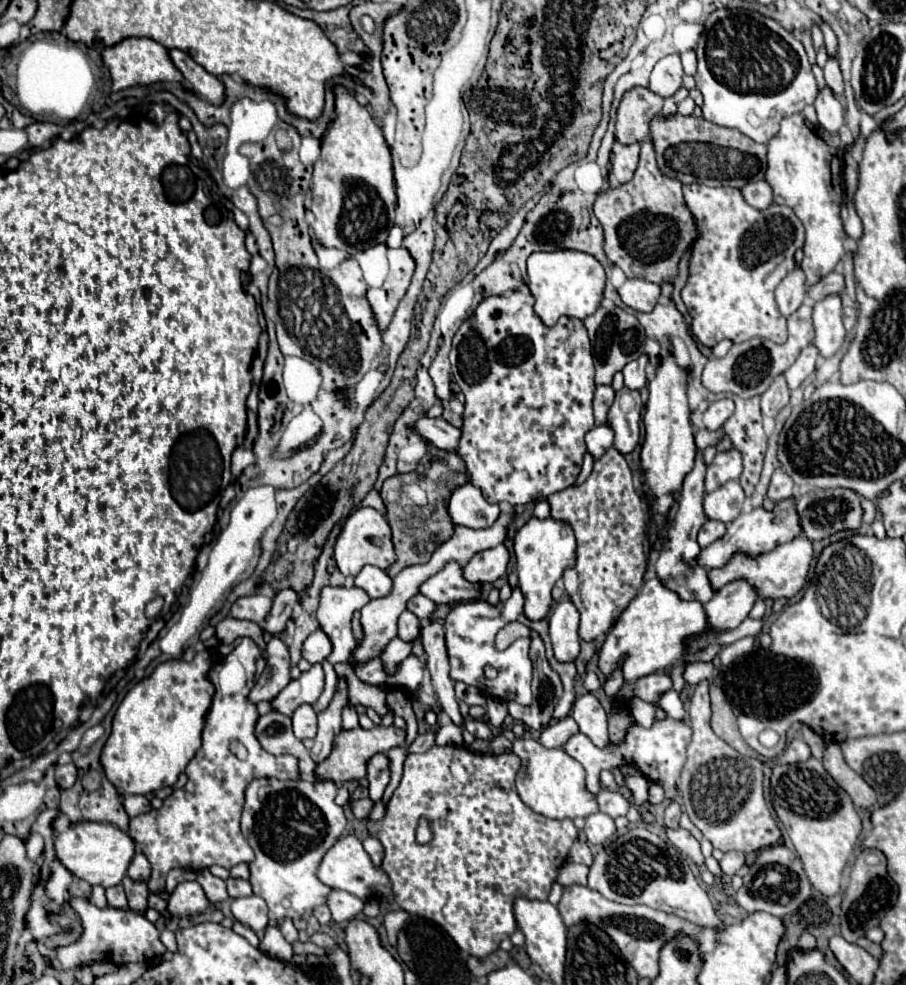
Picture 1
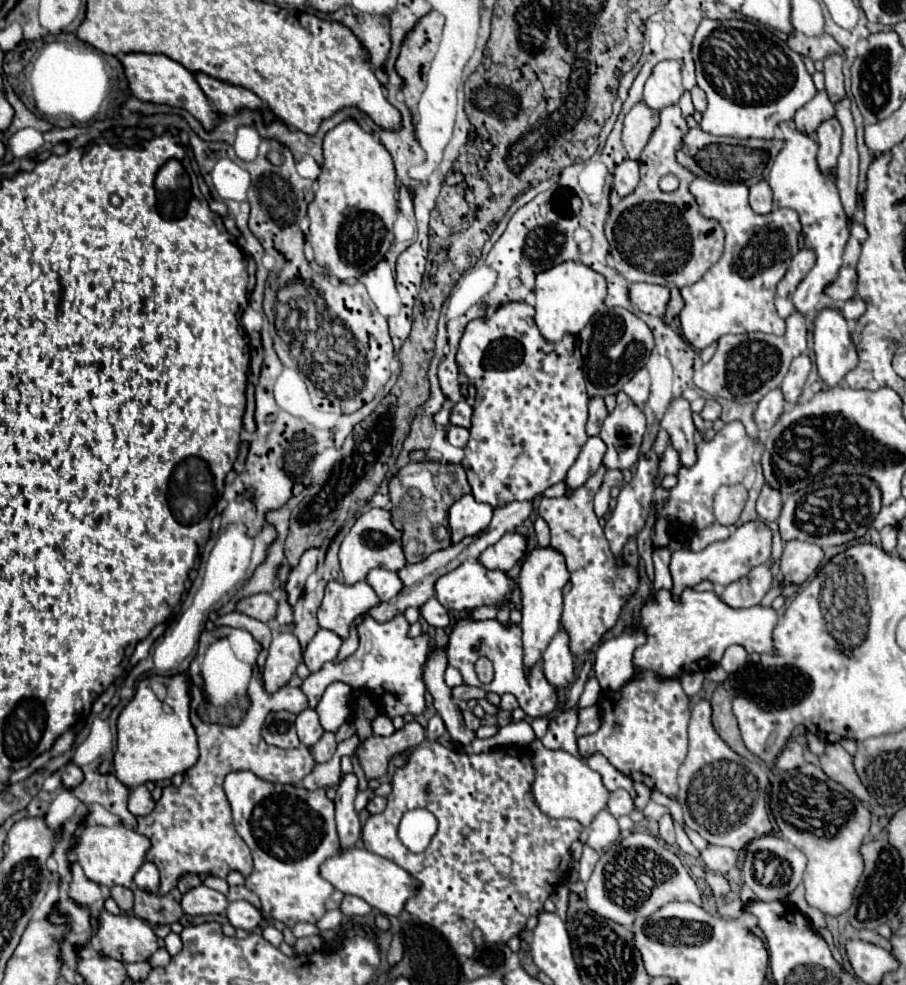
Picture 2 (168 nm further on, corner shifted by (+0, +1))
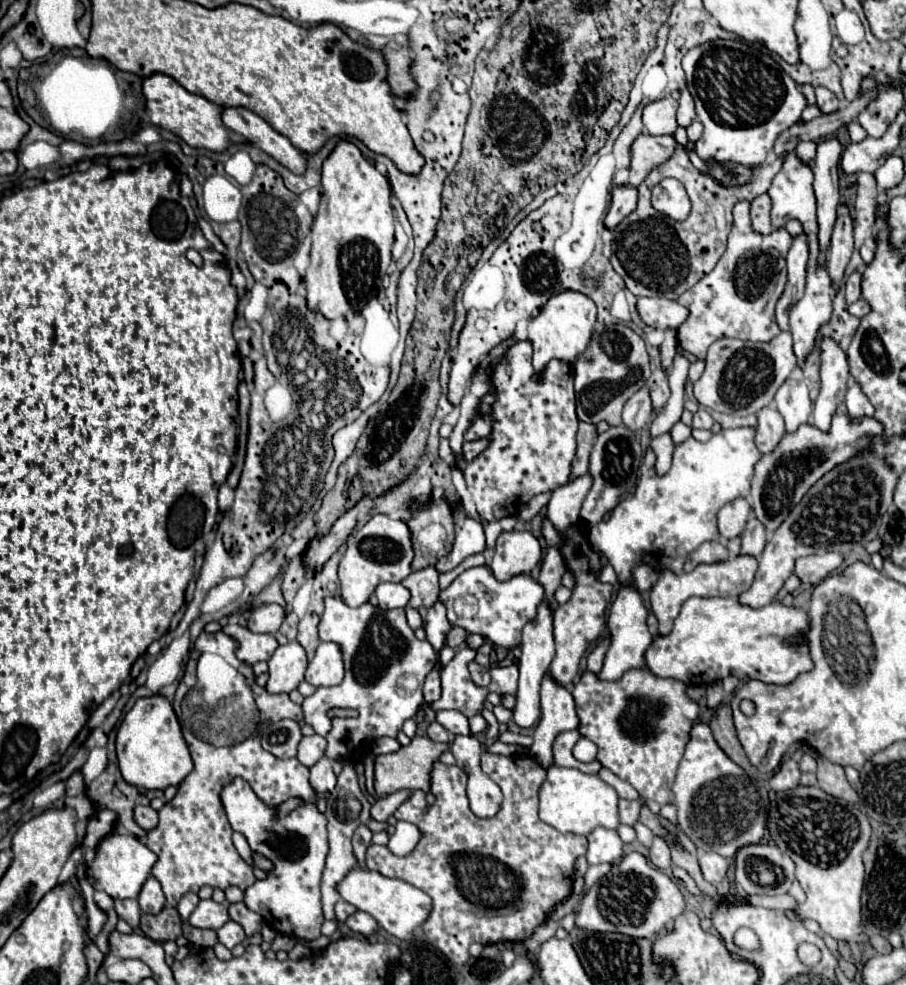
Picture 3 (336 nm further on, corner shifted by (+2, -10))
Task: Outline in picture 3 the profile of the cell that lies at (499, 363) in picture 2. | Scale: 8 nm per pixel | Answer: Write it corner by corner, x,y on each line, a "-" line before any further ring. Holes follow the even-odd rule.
516,339
516,341
512,341
508,347
506,347
506,351
504,351
504,355
502,355
502,361
500,363
496,363
494,365
494,369
492,369
492,373
490,373
490,383
492,383
492,387
494,387
494,395
496,395
496,401
494,401
494,405
492,405
492,433
490,433
490,443
488,443
488,447
478,455
478,457
474,457
470,463
466,463
464,465
464,479
466,479
466,485
468,485
468,491
472,493
472,499
474,499
474,505
476,505
476,509
478,509
478,513
480,513
480,519
484,519
484,521
496,521
496,519
502,519
502,517
516,517
518,515
518,511
520,511
520,507
522,505
526,505
532,497
536,497
536,495
540,495
540,493
552,493
556,487
560,487
560,485
566,485
568,483
568,479
570,479
570,471
572,471
572,457
576,455
576,429
578,429
578,417
576,417
576,397
574,397
574,367
570,365
570,363
566,363
566,361
560,361
560,359
552,359
546,367
544,367
544,371
540,373
540,377
538,379
534,379
534,375
536,375
536,371
534,371
534,367
532,367
532,343
530,341
520,341
520,339

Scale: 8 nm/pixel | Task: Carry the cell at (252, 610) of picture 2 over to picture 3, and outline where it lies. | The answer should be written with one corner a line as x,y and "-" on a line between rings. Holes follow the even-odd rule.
276,603
270,605
260,605
252,609
248,617
248,629
254,633
274,633
280,629
284,621
284,609

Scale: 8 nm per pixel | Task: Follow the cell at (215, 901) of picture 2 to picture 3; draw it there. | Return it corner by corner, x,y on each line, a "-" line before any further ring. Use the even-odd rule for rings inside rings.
204,899
190,913
188,923
194,927
200,927
200,929
220,929
228,919
230,919
228,905
216,903
212,899

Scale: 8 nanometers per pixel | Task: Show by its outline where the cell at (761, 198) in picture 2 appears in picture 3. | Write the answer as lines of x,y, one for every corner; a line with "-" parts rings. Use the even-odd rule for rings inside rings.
764,193
764,195
758,195
754,201
752,201
752,207
750,207
750,215
752,215
752,227
766,235
772,231
772,223
770,223
770,197

